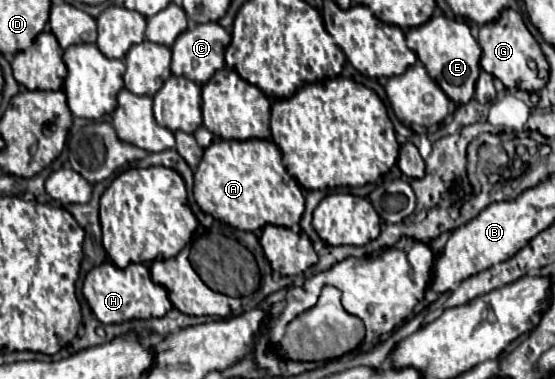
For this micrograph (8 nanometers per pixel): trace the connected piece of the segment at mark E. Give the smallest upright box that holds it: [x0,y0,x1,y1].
[406,16,482,104]

